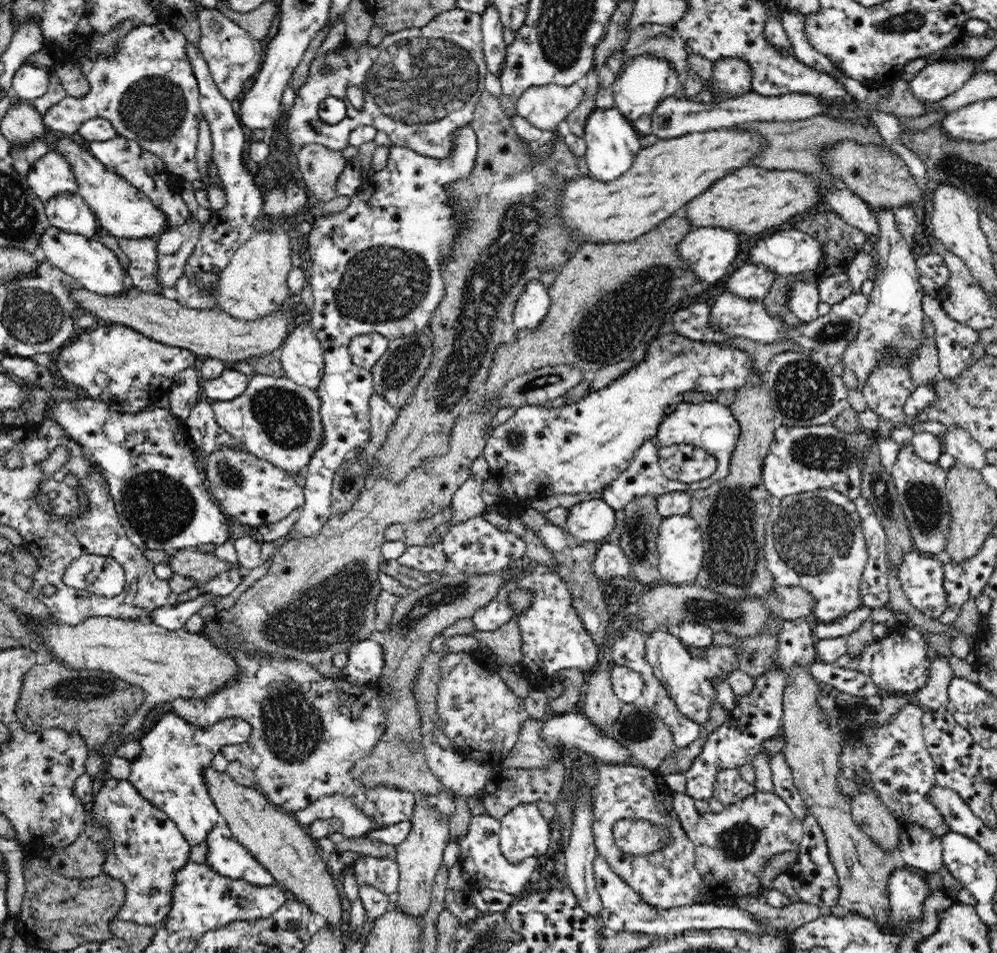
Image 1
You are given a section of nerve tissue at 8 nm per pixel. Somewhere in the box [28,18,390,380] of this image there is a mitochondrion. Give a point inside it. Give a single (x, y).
(153, 107)

